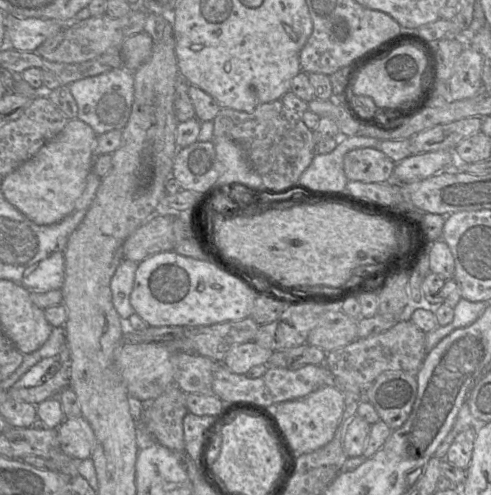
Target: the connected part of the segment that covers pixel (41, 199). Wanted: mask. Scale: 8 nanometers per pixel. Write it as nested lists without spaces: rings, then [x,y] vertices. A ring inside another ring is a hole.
[[[70,119],[55,138],[1,180],[5,199],[37,225],[51,225],[71,214],[93,170],[97,136],[87,123]]]

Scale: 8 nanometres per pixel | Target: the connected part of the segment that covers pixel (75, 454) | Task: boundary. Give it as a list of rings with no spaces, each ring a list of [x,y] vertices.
[[[84,417],[64,419],[57,431],[60,447],[66,455],[75,461],[91,457],[96,438],[92,427]]]

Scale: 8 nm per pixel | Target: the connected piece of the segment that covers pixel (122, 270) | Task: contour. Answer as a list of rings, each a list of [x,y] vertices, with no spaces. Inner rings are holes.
[[[123,259],[117,267],[110,282],[113,305],[122,319],[129,319],[135,313],[130,304],[130,295],[133,290],[137,262]]]

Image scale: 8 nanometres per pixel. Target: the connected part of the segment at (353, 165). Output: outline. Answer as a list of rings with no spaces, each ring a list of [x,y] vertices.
[[[360,148],[345,154],[343,170],[348,181],[383,183],[393,179],[395,163],[375,148]]]

